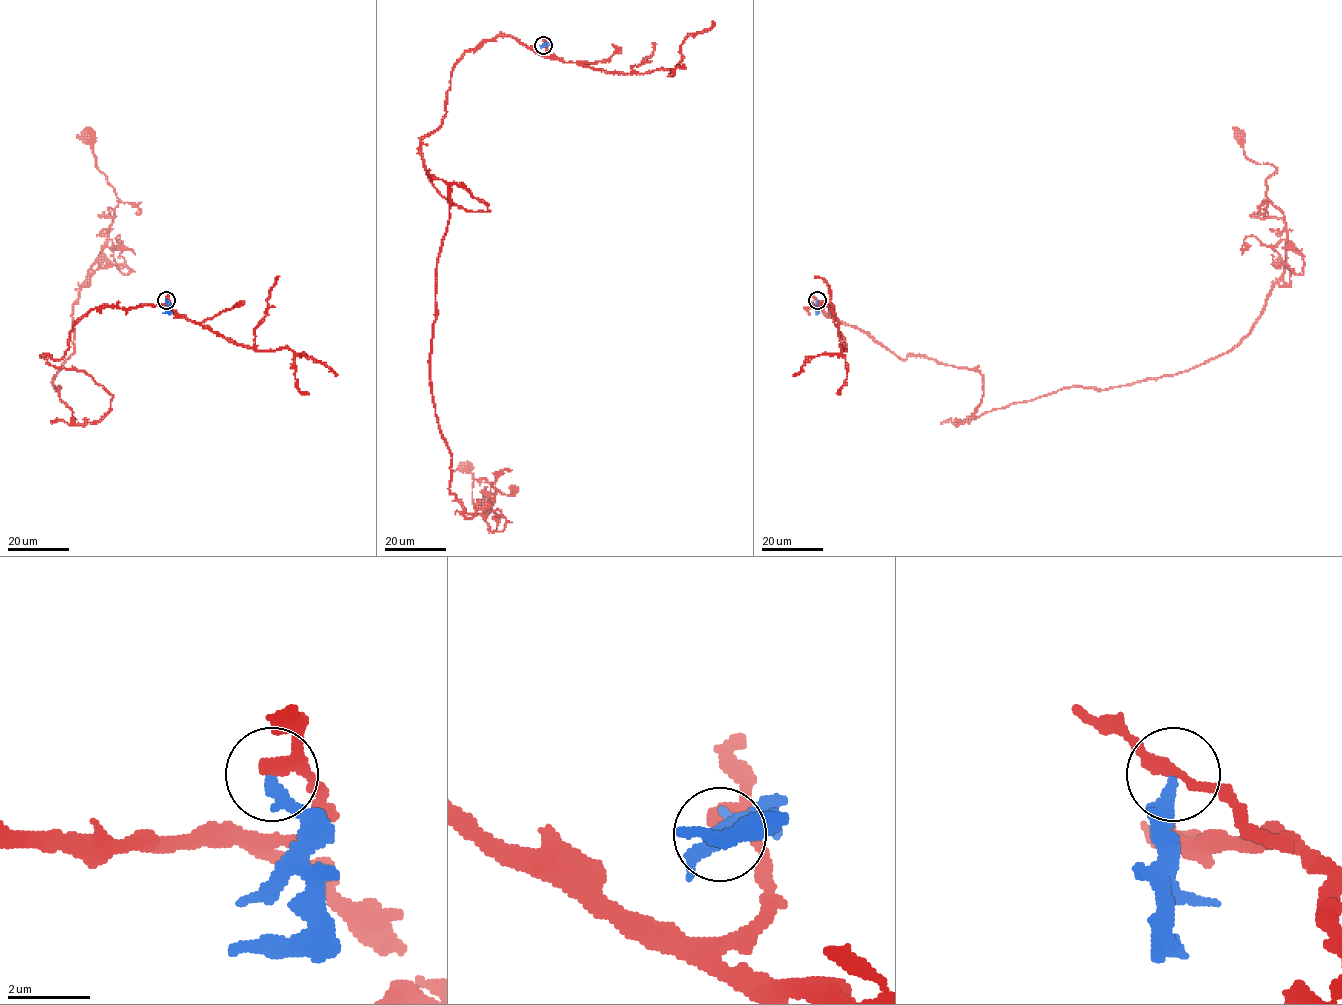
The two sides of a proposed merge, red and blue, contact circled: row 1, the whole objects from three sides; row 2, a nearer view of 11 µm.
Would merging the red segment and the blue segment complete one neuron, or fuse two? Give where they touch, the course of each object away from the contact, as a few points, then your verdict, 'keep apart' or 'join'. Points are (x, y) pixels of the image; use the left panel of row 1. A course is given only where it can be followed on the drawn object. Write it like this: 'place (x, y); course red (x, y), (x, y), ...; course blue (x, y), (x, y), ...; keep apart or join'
place (166, 300); course red (166, 300), (91, 309), (61, 359), (43, 355), (111, 395), (74, 425), (53, 379), (117, 204), (87, 137); course blue (166, 300), (168, 311), (163, 313); keep apart

